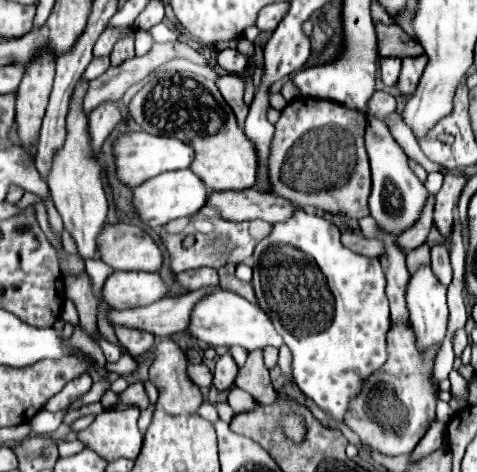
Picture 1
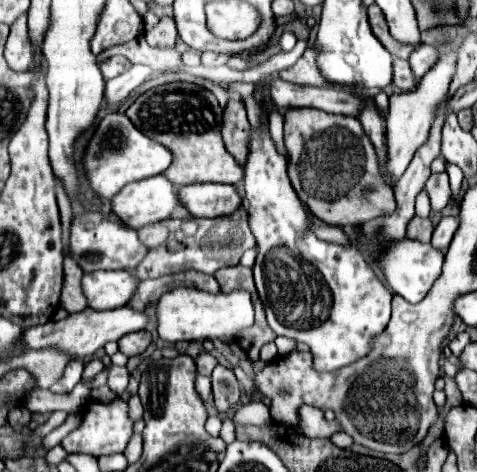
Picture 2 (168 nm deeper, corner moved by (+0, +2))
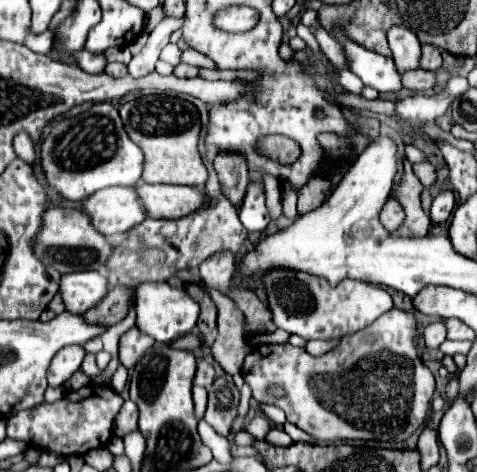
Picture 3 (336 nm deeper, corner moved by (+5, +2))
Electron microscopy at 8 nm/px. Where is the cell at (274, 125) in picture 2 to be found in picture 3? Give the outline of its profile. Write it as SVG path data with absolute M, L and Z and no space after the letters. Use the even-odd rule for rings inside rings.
M285 184L283 186L283 214L285 214L285 218L289 218L289 220L293 220L293 218L297 218L299 216L299 212L297 212L297 194Z

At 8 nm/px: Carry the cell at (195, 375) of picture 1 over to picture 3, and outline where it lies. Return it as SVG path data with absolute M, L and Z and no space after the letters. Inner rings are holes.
M193 386L193 402L195 402L195 416L197 420L201 420L207 406L207 390L201 386Z

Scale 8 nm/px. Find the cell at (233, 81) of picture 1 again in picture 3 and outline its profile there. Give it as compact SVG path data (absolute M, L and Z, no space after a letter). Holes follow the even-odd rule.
M219 154L213 166L219 176L223 196L227 196L227 200L231 200L235 208L239 208L239 204L243 202L243 192L249 184L245 160L239 154Z

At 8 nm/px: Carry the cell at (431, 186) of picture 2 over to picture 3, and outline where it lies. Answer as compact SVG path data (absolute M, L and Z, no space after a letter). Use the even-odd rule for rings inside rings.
M427 160L413 164L413 174L419 178L419 182L423 186L429 186L429 184L435 182L435 166L431 162L427 162Z

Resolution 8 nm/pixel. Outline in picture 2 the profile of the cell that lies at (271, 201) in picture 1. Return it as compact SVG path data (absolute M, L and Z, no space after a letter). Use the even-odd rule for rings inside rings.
M190 184L180 188L182 204L196 218L218 218L236 212L242 206L242 196L232 184Z

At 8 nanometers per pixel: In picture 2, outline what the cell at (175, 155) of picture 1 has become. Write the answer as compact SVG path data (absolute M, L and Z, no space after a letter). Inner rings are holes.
M108 114L106 118L102 118L98 128L94 130L88 142L88 150L82 160L86 166L86 174L90 178L90 186L102 198L112 198L128 182L162 174L172 164L172 152L164 148L162 144L156 144L156 140L144 136L138 128L134 128L128 116Z

